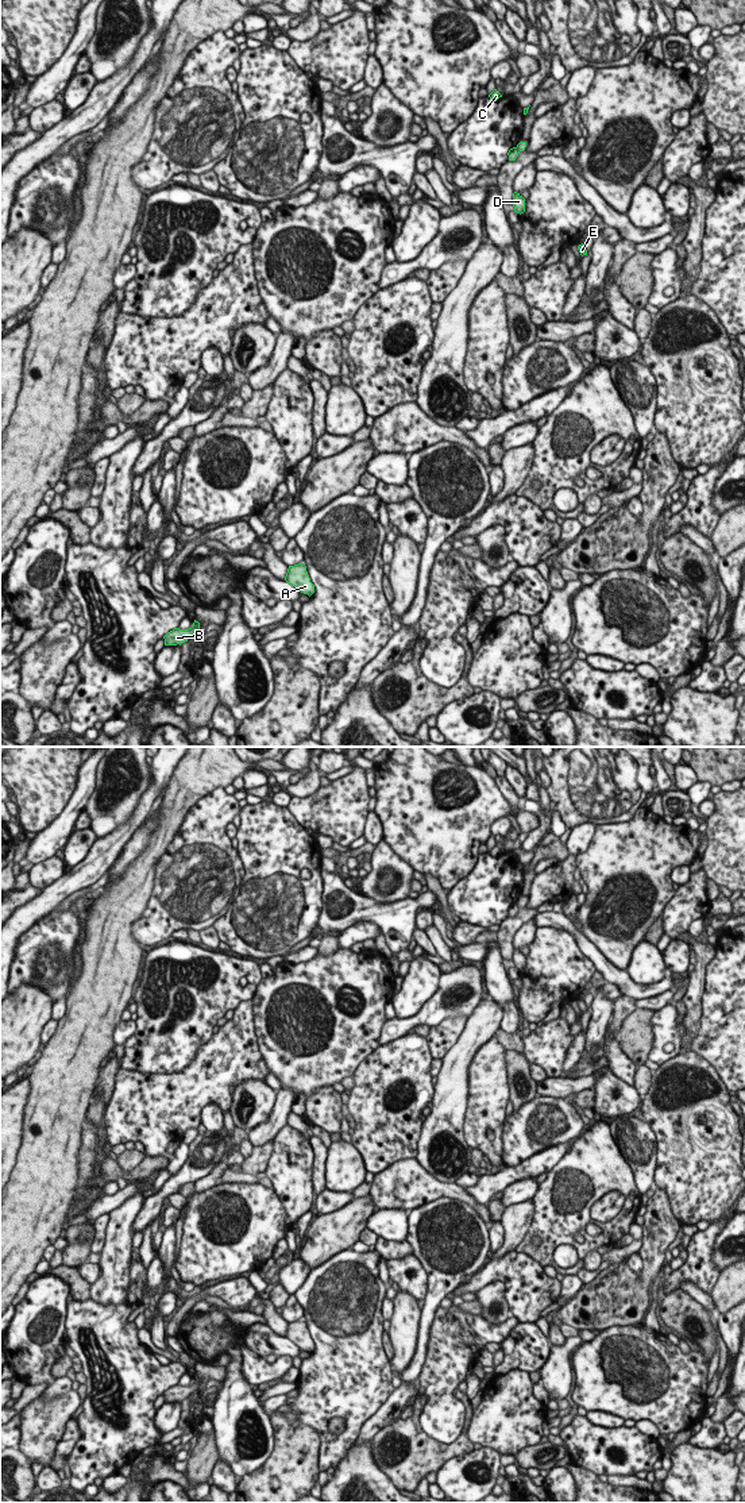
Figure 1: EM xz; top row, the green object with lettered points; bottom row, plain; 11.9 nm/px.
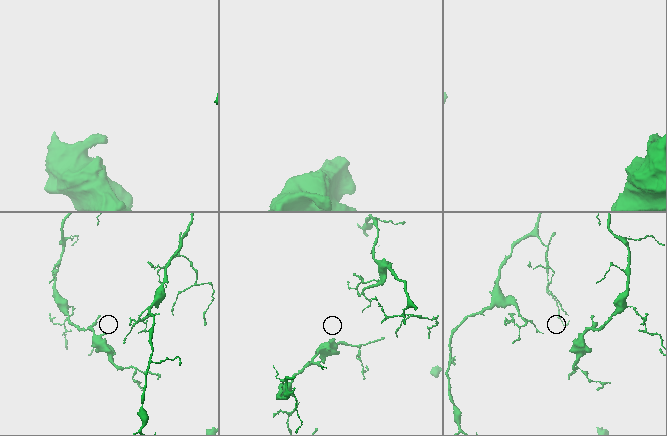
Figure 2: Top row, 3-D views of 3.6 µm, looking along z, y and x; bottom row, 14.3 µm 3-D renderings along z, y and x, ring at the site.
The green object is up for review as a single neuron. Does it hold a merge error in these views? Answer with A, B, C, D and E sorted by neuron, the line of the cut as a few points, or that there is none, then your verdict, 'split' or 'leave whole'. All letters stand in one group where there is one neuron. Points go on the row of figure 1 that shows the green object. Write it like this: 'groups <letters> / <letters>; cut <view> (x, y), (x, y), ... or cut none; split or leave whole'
groups A B D E / C; cut xz (516, 147), (518, 151); split

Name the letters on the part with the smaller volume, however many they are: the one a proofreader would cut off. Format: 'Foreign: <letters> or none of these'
Foreign: C

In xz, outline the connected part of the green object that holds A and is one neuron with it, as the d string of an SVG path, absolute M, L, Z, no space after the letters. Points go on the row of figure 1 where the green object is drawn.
M304 563L289 566L285 581L309 597L314 593L314 585L310 582Z

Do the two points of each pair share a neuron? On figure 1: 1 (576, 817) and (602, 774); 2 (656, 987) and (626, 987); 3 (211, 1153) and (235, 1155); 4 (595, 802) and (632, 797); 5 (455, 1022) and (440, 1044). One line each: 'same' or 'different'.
1: same
2: same
3: different
4: same
5: same

